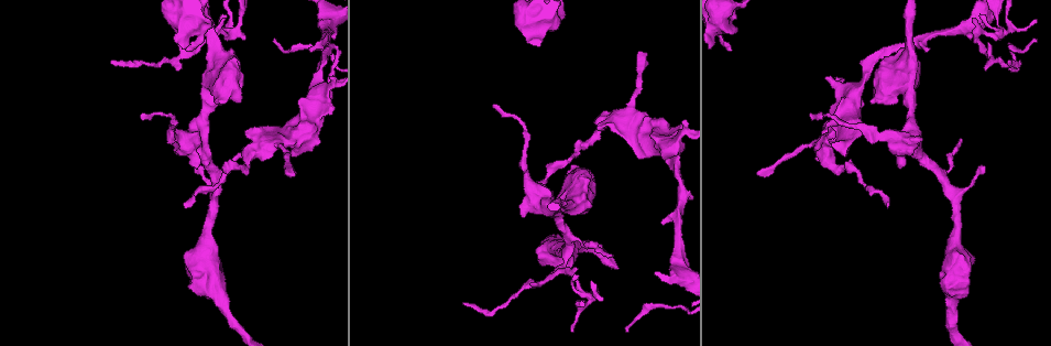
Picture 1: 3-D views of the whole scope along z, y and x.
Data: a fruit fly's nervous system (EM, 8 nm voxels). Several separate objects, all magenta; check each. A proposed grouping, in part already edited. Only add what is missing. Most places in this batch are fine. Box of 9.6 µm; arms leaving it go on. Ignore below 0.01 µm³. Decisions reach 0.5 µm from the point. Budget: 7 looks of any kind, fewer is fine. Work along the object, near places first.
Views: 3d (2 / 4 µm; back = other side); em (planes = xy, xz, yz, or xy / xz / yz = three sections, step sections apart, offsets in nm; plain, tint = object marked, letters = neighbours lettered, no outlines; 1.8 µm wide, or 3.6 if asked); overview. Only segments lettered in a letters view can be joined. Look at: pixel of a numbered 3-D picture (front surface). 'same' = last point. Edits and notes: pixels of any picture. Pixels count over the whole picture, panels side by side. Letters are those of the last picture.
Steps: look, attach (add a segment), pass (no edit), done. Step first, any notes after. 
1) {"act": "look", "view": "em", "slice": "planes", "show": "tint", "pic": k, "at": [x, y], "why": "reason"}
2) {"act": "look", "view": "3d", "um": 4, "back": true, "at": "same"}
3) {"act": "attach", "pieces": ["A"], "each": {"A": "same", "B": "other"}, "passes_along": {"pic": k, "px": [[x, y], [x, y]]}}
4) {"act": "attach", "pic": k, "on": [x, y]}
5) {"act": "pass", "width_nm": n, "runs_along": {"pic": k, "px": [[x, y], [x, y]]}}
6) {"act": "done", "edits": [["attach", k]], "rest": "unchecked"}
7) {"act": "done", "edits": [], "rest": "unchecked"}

{"act": "look", "view": "3d", "um": 2, "pic": 1, "at": [311, 150], "why": "an open end"}

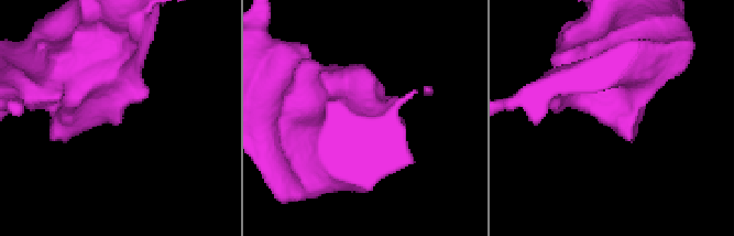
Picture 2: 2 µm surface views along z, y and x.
{"act": "look", "view": "em", "um": 3.6, "slice": "planes", "show": "letters", "pic": 2, "at": [617, 119]}

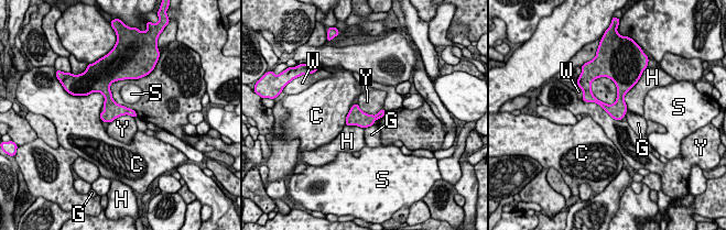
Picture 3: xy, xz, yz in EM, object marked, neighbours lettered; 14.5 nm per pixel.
{"act": "pass", "longest_contact_nm": ["Y", 650], "each": {"C": "other", "G": "other", "H": "other", "S": "other", "W": "other", "Y": "other"}, "border": {"pic": 3, "px": [[582, 99], [598, 103], [620, 121]]}, "found": "no lettered segment goes on from it"}

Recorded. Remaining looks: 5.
{"act": "look", "view": "3d", "um": 4, "pic": 1, "at": [537, 181], "why": "end of a long branch"}

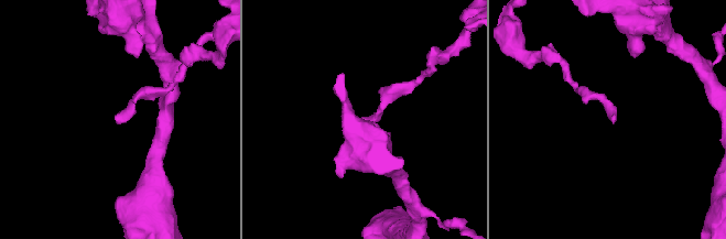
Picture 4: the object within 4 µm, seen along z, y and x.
{"act": "look", "view": "em", "slice": "planes", "show": "plain", "pic": 4, "at": [115, 119], "why": "need the tissue"}

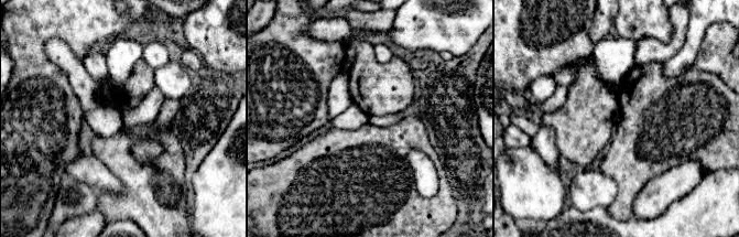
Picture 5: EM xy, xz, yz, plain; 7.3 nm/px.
{"act": "look", "view": "em", "slice": "planes", "show": "letters", "at": "same", "why": "see the neighbours"}

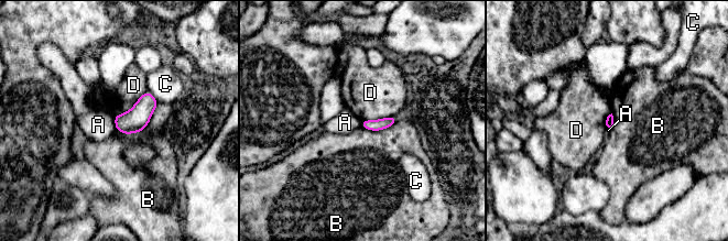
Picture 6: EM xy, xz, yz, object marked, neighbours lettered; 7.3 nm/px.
{"act": "pass", "each": {"A": "other", "B": "other", "C": "other", "D": "other"}, "found": "none of them fits"}

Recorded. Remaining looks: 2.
{"act": "look", "view": "em", "slice": "yz", "step": 8, "show": "tint", "pic": 1, "at": [185, 50]}

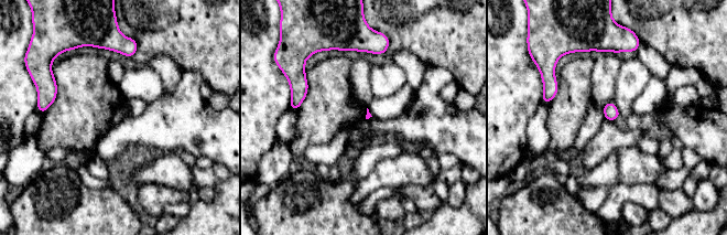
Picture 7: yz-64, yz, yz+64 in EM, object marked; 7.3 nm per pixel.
{"act": "look", "view": "em", "slice": "planes", "show": "letters", "at": "same"}

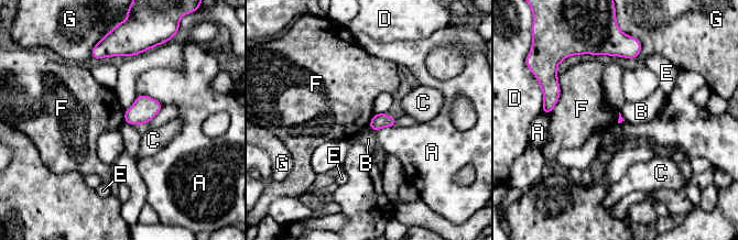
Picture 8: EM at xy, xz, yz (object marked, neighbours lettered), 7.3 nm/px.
{"act": "pass", "each": {"A": "other", "B": "other", "C": "other", "D": "other", "E": "other", "F": "other", "G": "other"}, "border": {"pic": 8, "px": [[559, 74], [560, 98], [549, 115]]}, "found": "no lettered segment goes on from it"}

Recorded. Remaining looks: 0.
{"act": "done", "edits": [], "rest": "unchecked"}

